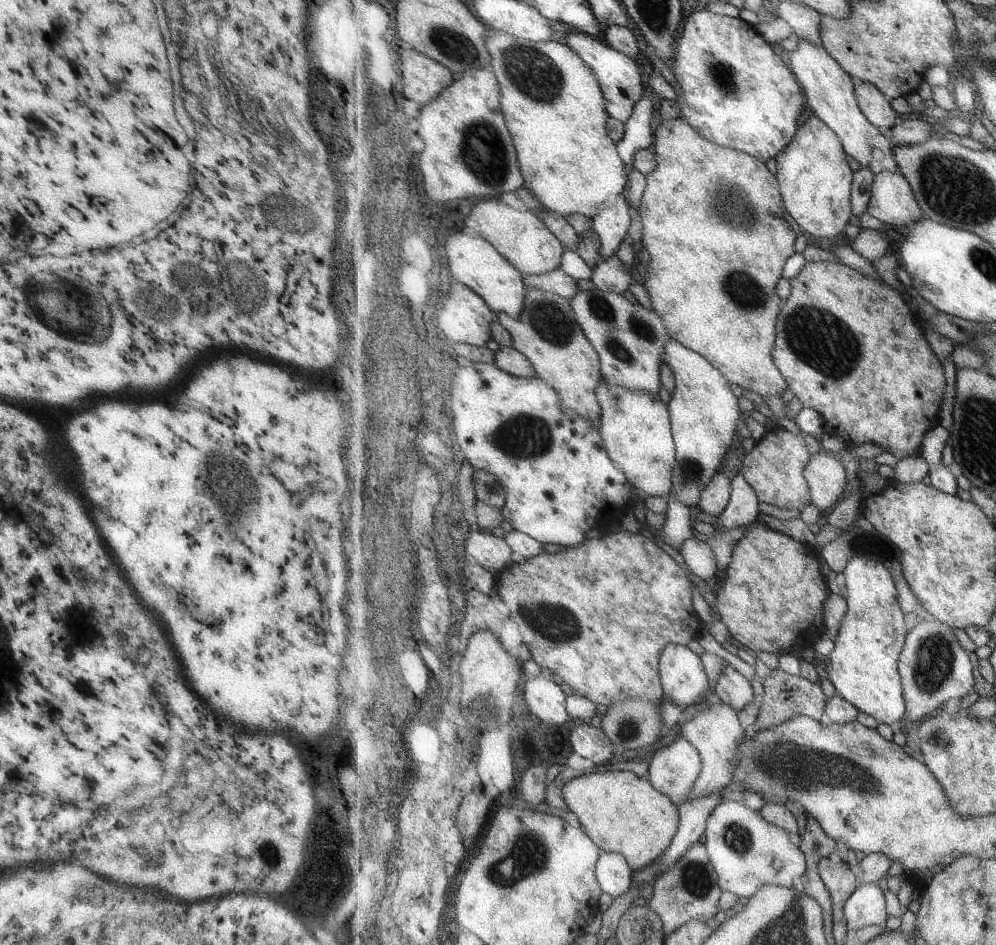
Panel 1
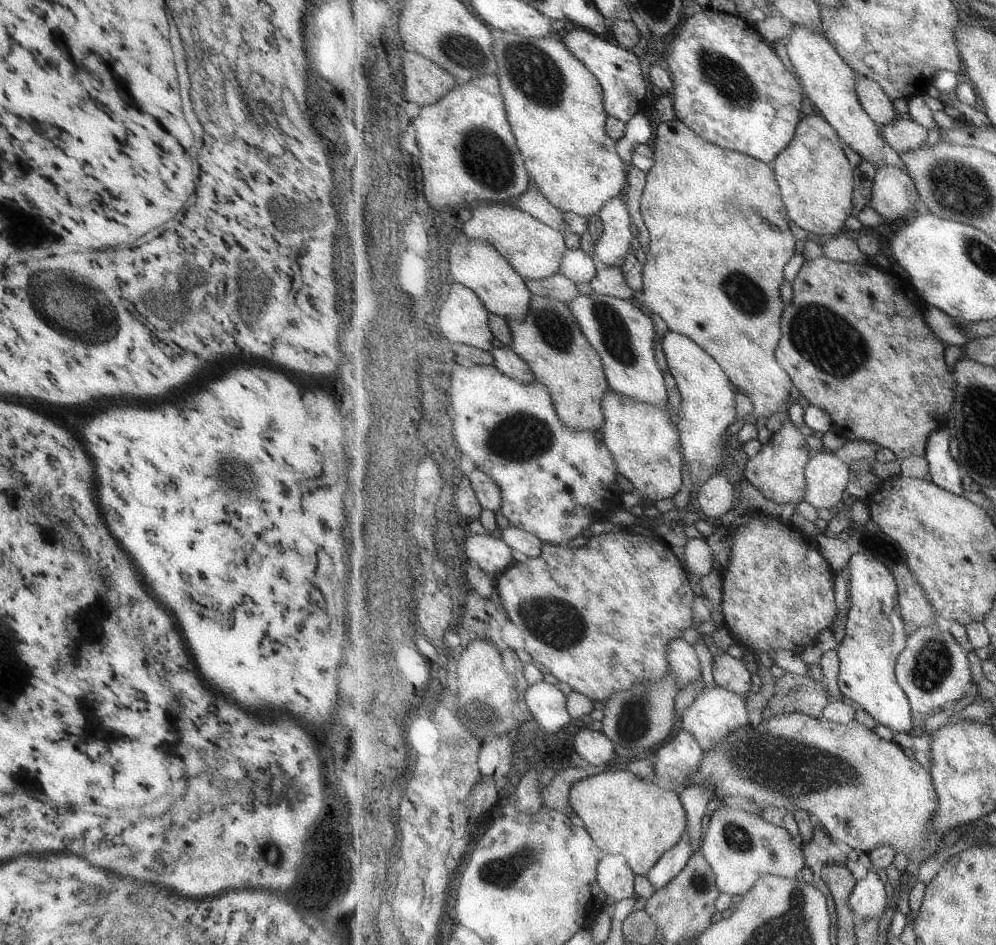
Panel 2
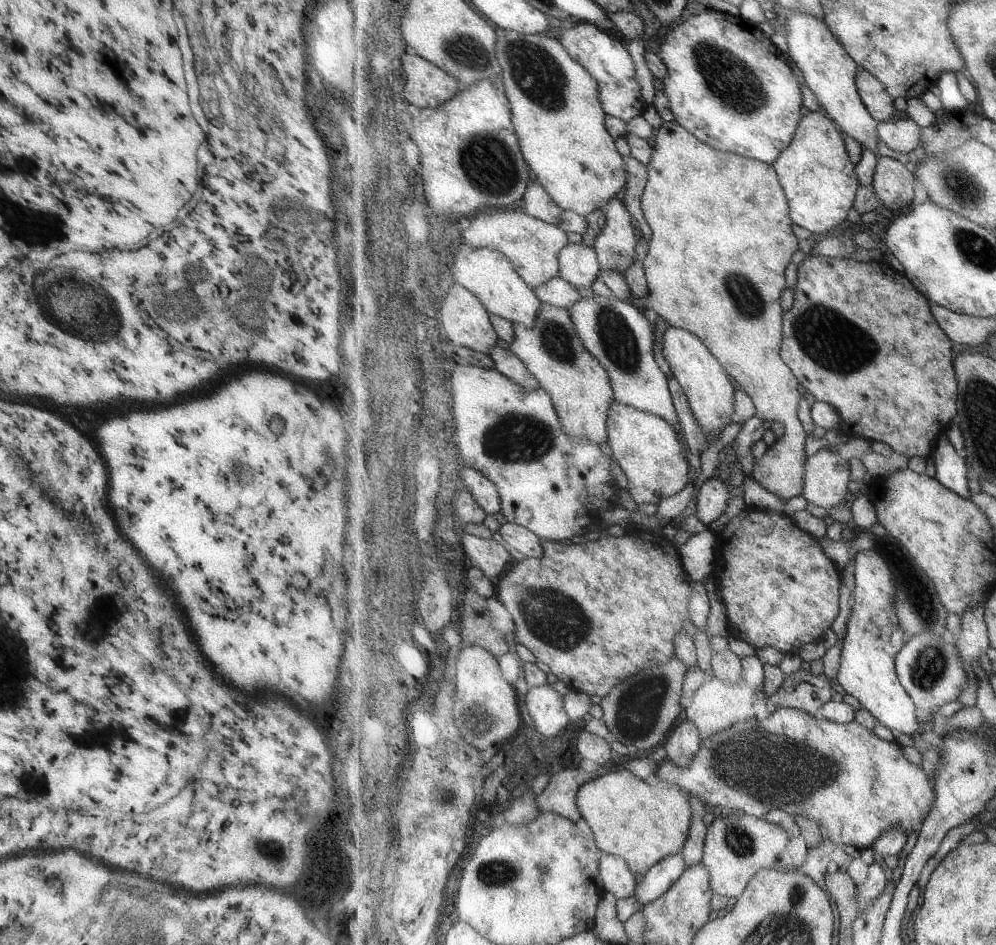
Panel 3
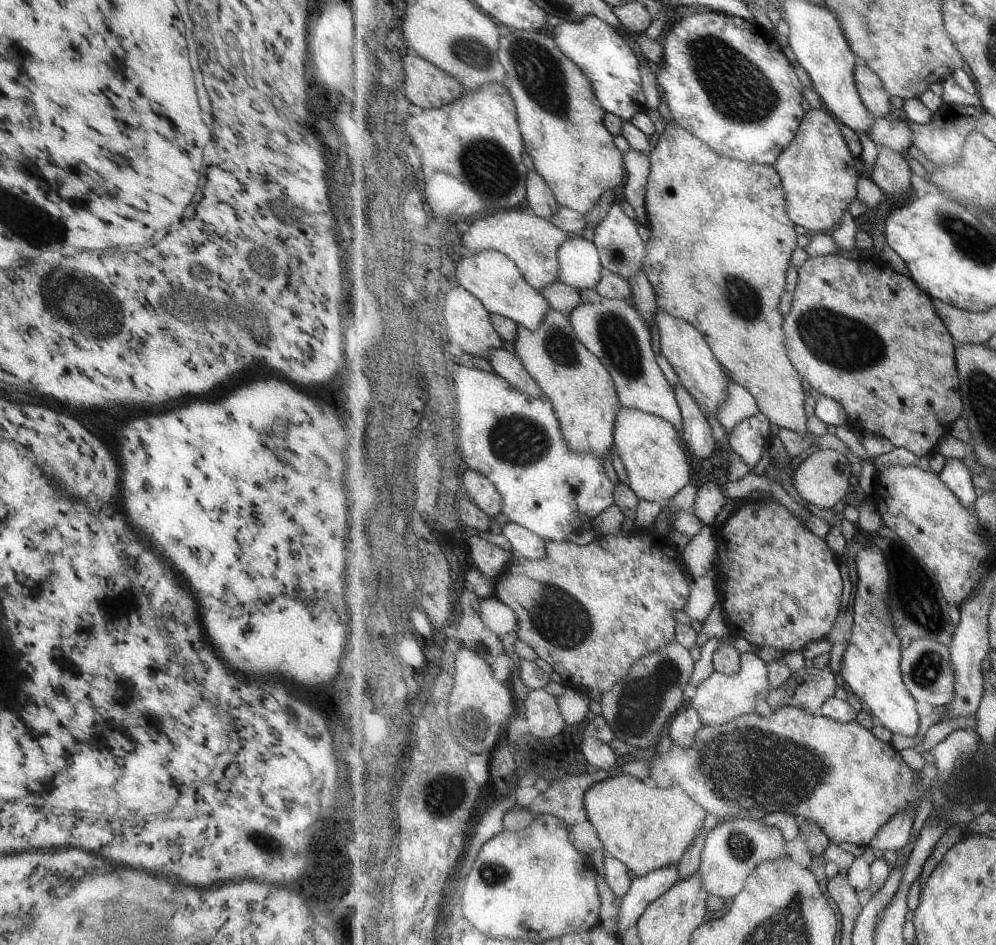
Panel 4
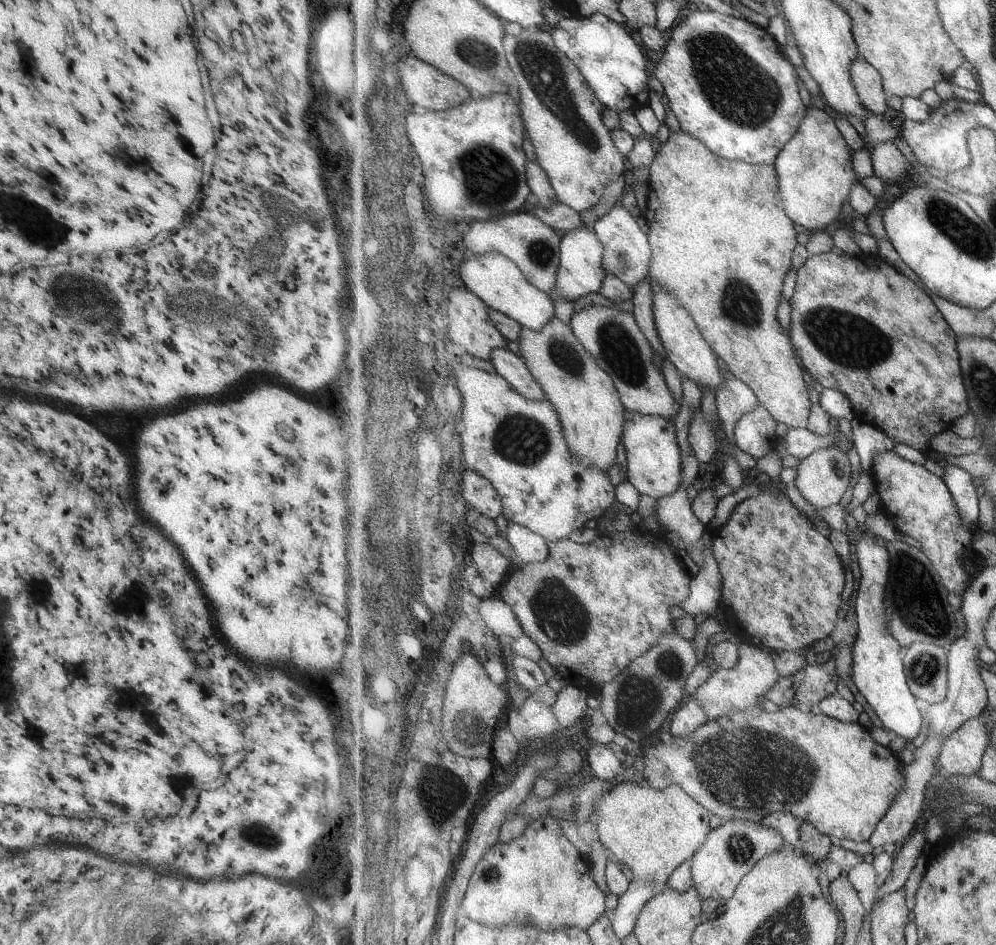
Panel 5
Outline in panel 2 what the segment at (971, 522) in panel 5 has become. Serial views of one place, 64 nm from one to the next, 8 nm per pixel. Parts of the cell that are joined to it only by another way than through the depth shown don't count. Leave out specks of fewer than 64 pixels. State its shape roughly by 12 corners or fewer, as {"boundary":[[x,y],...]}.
{"boundary":[[951,426],[929,436],[932,481],[961,495],[961,464],[951,454]]}

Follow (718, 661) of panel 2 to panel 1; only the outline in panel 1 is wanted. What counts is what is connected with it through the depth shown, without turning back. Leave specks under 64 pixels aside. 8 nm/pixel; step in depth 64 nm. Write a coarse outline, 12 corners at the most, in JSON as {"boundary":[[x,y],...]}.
{"boundary":[[730,663],[714,690],[737,713],[753,713],[753,684]]}

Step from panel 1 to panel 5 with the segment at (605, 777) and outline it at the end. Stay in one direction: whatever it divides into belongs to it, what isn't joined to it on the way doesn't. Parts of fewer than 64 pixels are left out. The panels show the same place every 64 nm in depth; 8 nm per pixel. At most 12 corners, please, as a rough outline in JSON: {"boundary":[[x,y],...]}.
{"boundary":[[619,778],[600,839],[631,880],[665,882],[695,856],[712,812],[677,783]]}

